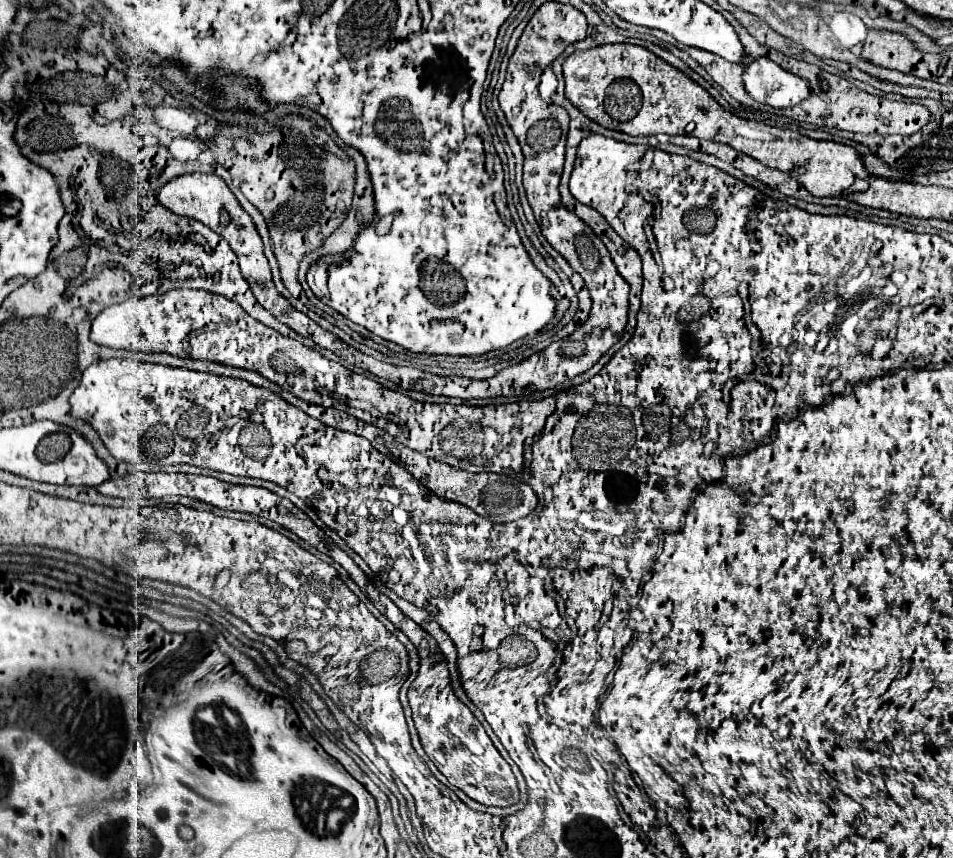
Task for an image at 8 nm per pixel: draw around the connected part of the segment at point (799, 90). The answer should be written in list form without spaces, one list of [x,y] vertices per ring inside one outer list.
[[[758,58],[748,66],[744,74],[744,86],[754,100],[774,108],[796,106],[810,96],[810,90],[802,78],[782,70],[768,58]]]

